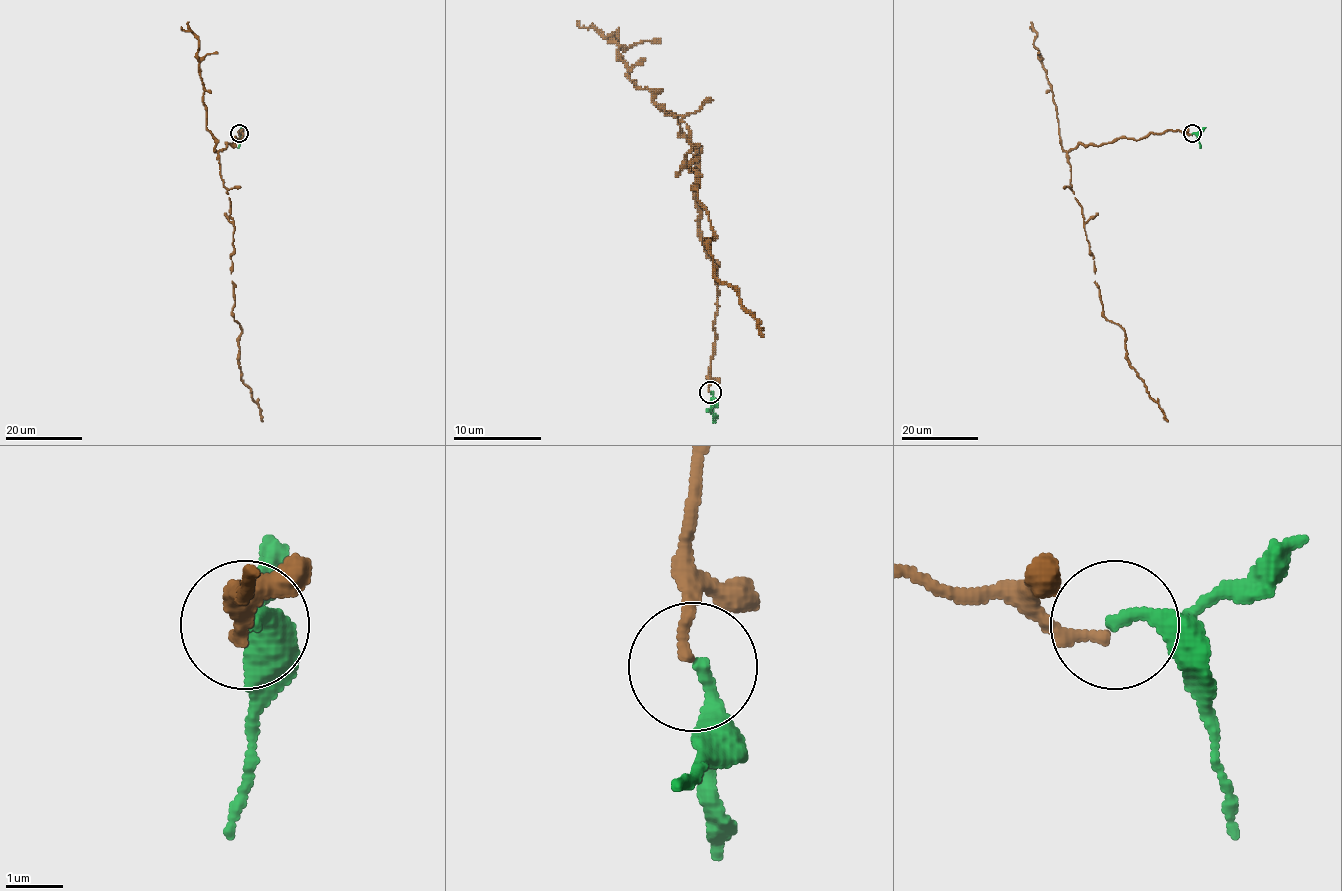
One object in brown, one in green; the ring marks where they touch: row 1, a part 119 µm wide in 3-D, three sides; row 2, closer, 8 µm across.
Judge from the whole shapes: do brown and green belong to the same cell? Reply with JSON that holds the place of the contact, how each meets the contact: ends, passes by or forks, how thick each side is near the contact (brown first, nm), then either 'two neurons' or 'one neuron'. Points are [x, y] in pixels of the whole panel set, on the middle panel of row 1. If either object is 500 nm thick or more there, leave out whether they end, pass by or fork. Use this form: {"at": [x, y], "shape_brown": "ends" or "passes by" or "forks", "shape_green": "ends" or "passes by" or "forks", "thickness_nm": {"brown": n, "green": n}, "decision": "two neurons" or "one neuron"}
{"at": [710, 392], "shape_brown": "ends", "shape_green": "ends", "thickness_nm": {"brown": 200, "green": 240}, "decision": "one neuron"}

